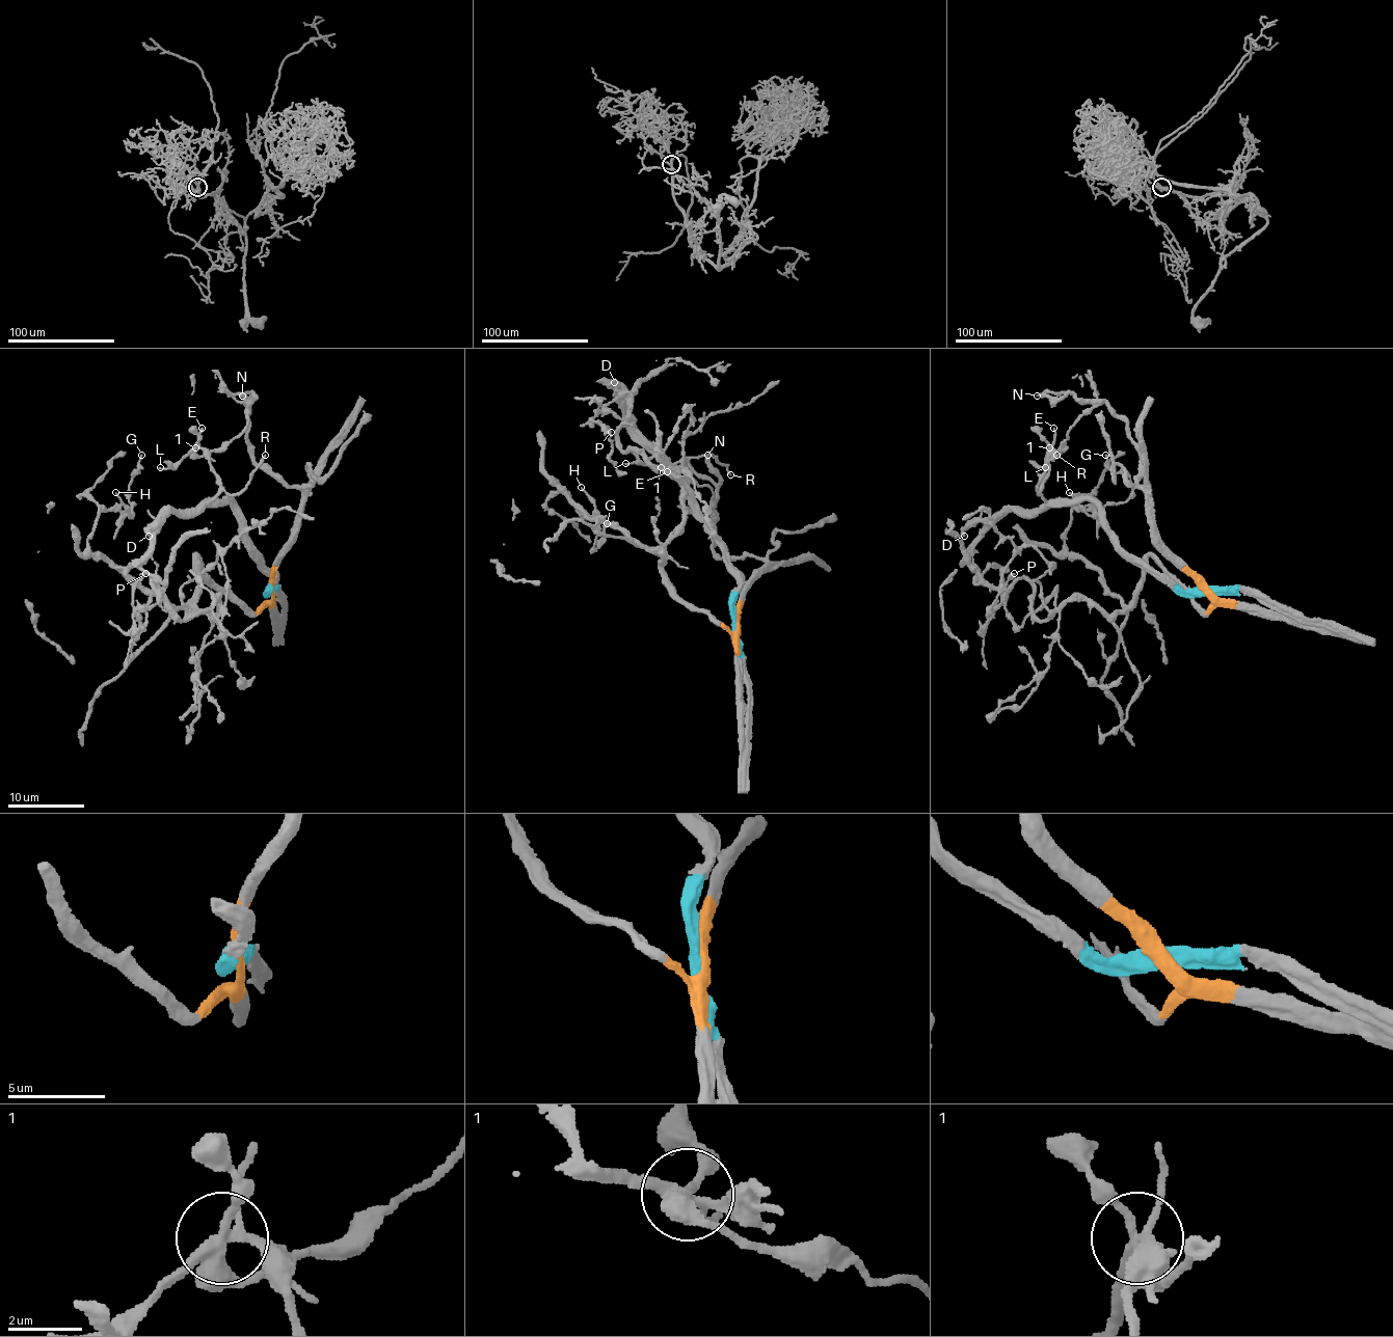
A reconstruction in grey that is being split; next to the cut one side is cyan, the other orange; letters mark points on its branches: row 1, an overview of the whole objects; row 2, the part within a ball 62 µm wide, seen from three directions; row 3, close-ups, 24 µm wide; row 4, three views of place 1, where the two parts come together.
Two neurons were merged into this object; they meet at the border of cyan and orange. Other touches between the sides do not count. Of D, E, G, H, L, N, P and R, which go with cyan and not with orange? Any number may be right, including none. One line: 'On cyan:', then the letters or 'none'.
On cyan: D, E, L, R

